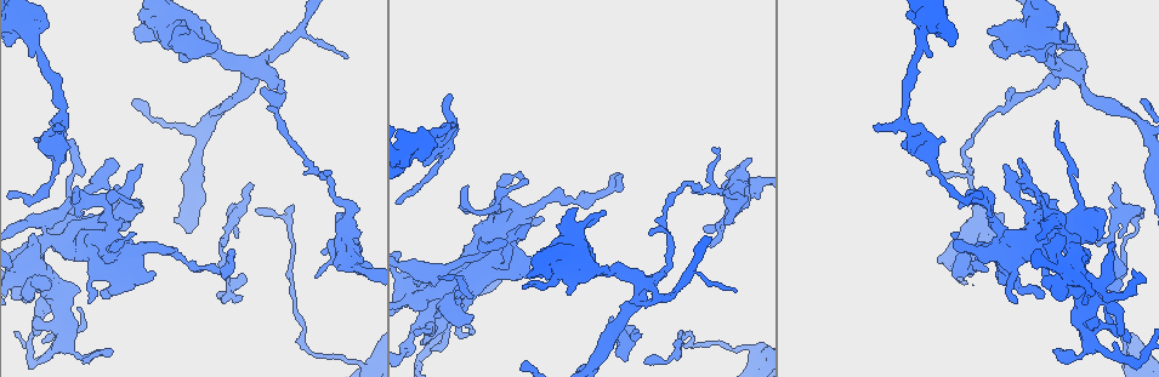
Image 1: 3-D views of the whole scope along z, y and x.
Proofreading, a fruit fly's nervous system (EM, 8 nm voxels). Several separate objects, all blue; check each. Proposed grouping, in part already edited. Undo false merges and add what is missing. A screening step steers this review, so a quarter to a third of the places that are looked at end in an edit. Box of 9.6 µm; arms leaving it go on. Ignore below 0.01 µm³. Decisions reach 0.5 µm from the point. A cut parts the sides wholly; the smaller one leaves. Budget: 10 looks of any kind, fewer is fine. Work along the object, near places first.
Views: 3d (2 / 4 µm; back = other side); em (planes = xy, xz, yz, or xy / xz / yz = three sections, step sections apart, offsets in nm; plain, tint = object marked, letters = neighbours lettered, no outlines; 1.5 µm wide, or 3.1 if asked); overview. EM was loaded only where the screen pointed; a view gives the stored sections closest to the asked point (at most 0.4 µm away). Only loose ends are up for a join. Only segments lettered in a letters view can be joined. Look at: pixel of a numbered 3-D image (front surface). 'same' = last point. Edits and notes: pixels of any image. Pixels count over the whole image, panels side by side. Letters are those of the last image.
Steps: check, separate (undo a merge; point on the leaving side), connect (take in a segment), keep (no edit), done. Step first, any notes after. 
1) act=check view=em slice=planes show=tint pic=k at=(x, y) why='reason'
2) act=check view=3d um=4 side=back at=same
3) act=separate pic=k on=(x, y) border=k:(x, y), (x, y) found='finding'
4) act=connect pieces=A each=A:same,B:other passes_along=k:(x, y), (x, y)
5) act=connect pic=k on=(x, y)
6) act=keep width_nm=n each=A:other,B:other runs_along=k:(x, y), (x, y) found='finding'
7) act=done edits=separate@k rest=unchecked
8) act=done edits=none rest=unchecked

act=check view=em slice=xy step=4 show=tint pic=1 at=(115, 286) why='touches itself'

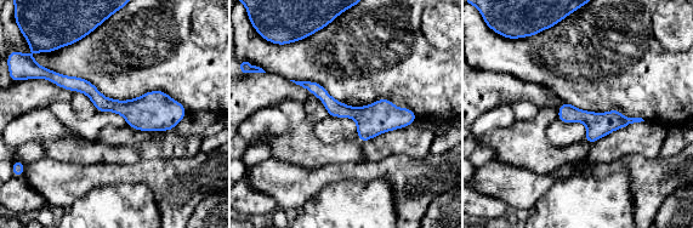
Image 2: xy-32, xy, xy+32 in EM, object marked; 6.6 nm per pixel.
act=check view=em slice=xy step=4 show=letters at=same why='see the neighbours'

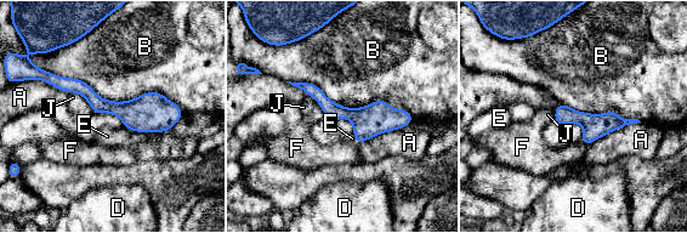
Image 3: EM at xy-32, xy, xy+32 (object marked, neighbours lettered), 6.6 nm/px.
act=keep each=A:other,B:other,D:other,E:other,F:other,J:other runs_along=3:(50, 78), (100, 106), (179, 113) found='all the same cell'

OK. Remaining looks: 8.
act=check view=em slice=planes show=letters pic=1 at=(623, 187) why='free end'

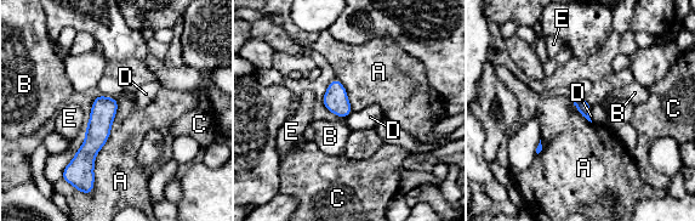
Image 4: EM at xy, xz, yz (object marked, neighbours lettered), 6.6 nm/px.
act=keep each=A:other,B:other,C:other,D:other,E:other runs_along=4:(114, 101), (79, 169) found='no lettered segment goes on from it'

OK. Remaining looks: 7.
act=check view=em slice=planes show=letters pic=1 at=(1113, 185) why='free end'

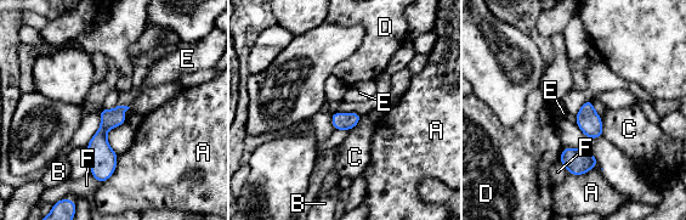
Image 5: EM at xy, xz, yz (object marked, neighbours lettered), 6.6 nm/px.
act=connect pieces=E width_nm=110 longest_contact=A:220nm each=A:other,B:other,C:other,D:other,E:same,F:other found='it goes on there'

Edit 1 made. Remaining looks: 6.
act=check view=em slice=planes show=tint pic=1 at=(331, 248) why='thick turns thin'

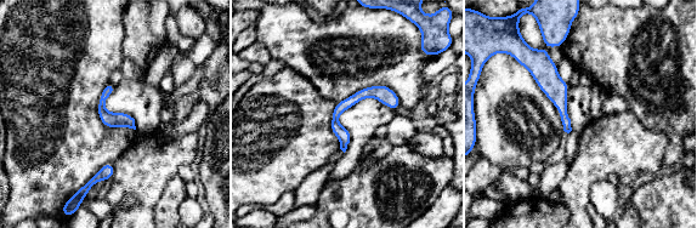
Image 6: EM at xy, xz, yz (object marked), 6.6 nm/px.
act=check view=em slice=planes show=letters at=same why='see the neighbours'

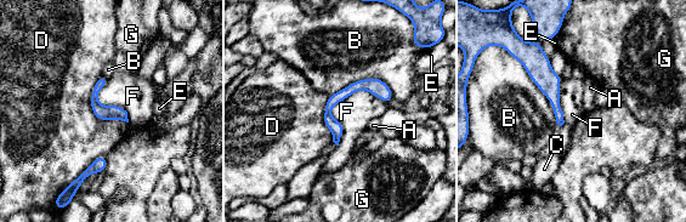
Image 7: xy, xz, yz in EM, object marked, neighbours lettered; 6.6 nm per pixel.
act=keep width_nm=80 each=A:other,B:other,C:other,D:other,E:other,F:other,G:other runs_along=7:(538, 53), (560, 121) found='all the same cell'

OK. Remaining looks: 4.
act=done edits=connect@5 rest=unchecked

